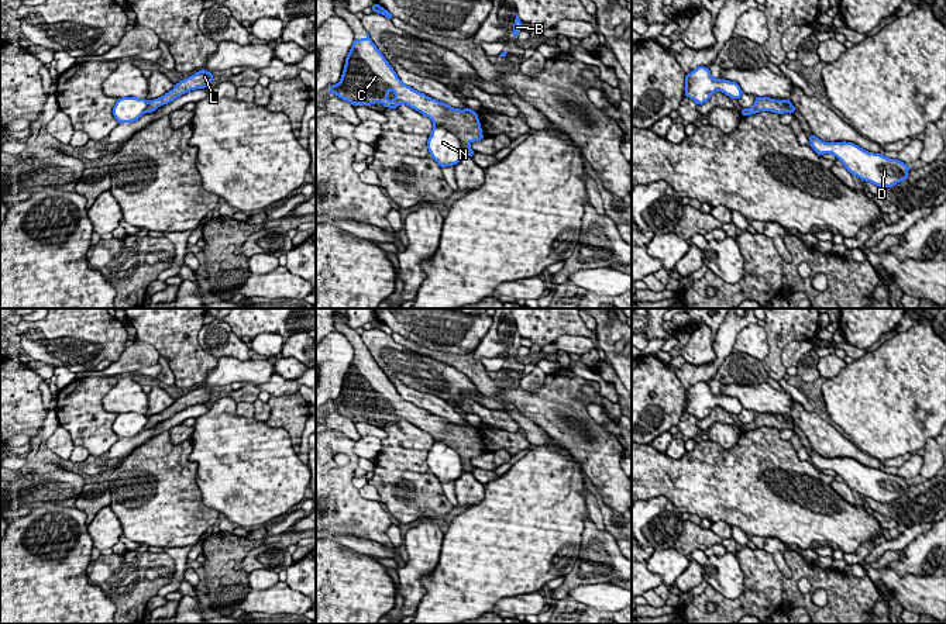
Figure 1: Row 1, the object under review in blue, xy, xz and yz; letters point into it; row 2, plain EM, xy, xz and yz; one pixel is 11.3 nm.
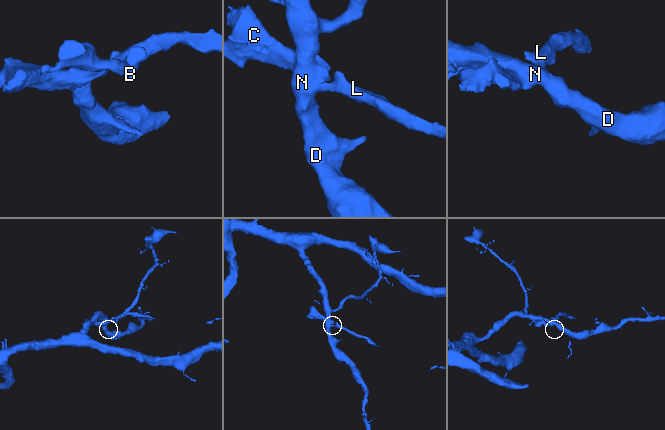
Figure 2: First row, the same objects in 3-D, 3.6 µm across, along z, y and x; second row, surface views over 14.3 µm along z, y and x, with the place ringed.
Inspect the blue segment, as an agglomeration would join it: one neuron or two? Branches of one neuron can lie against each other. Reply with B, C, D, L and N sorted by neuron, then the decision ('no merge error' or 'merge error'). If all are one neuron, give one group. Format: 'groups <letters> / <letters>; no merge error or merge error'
groups B D N / C L; merge error

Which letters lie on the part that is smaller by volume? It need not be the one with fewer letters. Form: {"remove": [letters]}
{"remove": ["C", "L"]}

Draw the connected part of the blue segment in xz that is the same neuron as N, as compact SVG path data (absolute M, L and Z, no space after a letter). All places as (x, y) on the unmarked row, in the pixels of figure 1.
M443 441L433 442L427 465L440 483L455 482L464 472L458 452Z

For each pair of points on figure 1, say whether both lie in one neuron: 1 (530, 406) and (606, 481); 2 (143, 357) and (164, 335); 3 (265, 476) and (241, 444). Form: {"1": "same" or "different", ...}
{"1": "same", "2": "different", "3": "same"}

